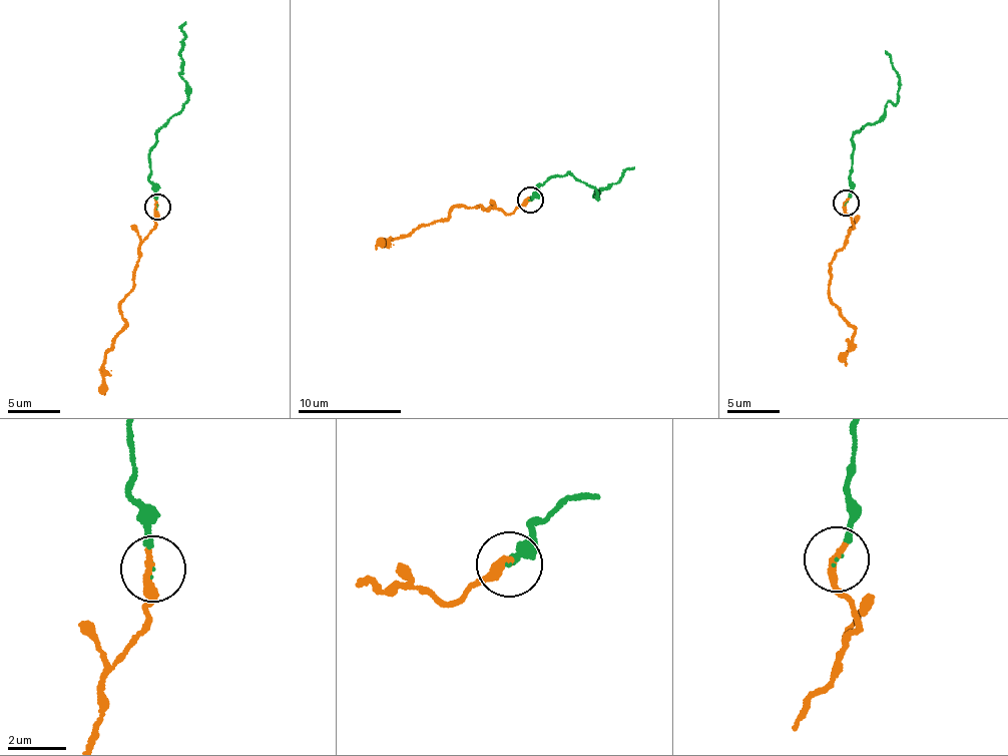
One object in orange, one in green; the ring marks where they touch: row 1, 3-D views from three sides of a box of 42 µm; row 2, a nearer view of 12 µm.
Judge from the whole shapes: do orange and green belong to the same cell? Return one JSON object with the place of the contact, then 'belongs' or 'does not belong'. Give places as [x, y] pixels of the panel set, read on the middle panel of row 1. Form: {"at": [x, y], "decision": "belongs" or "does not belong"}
{"at": [530, 200], "decision": "belongs"}

